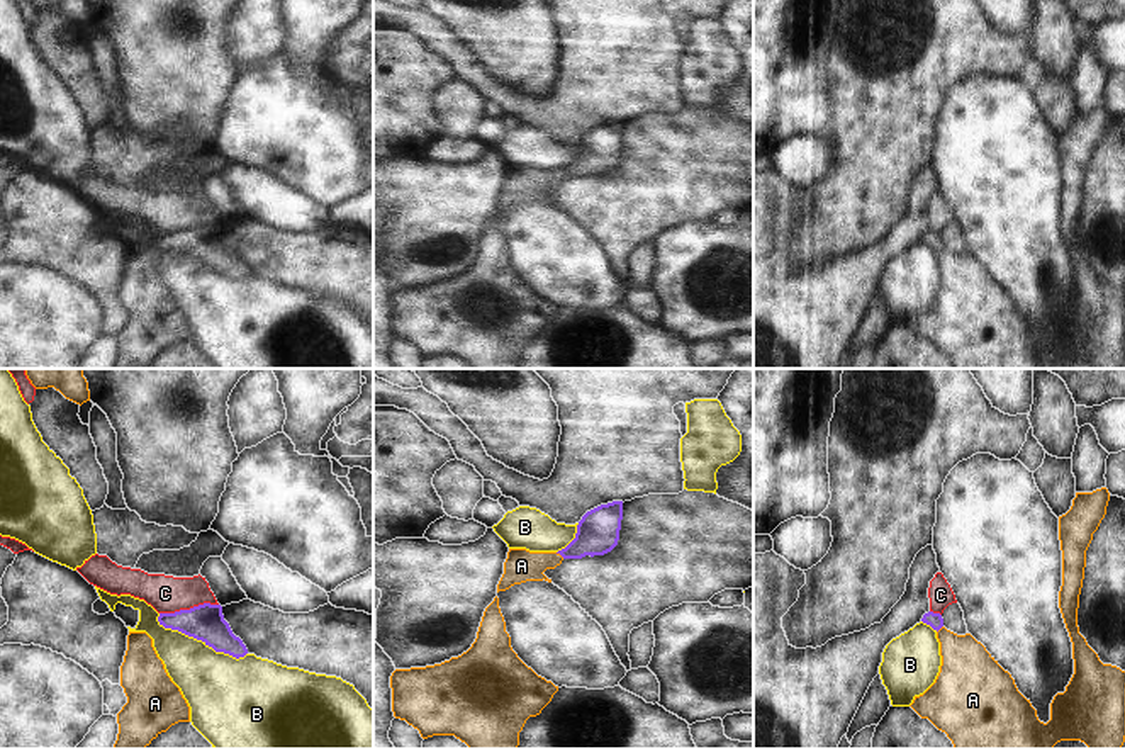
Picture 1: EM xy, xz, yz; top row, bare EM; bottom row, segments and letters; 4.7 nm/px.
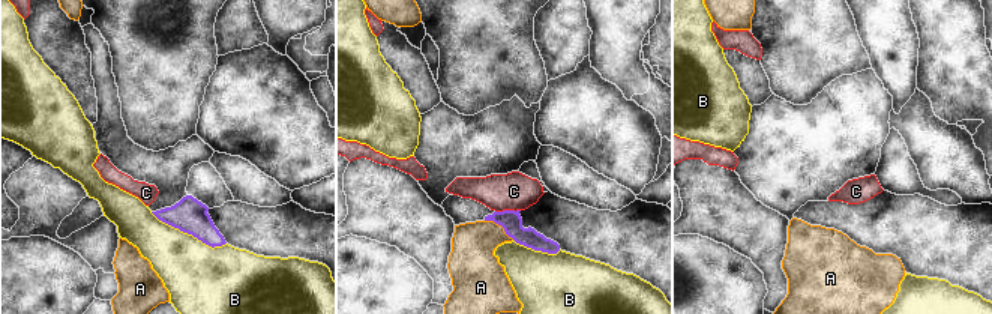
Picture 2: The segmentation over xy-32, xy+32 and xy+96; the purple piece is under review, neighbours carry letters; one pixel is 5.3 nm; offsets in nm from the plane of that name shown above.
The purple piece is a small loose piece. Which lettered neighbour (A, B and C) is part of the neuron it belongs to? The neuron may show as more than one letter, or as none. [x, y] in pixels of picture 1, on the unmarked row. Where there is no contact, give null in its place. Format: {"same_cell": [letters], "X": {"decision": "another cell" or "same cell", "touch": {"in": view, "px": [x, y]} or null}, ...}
{"same_cell": ["A"], "A": {"decision": "same cell", "touch": {"in": "xz", "px": [560, 174]}}, "B": {"decision": "another cell", "touch": {"in": "xy", "px": [201, 259]}}, "C": {"decision": "another cell", "touch": {"in": "xy", "px": [190, 228]}}}

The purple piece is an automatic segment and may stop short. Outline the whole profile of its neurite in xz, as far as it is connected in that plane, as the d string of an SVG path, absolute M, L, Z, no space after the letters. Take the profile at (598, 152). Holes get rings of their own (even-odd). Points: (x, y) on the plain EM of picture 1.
M613 121L587 131L577 144L575 158L558 172L509 168L497 212L526 200L545 199L551 202L543 192L555 189L563 178L582 178L611 172L619 160L621 139L623 121Z

